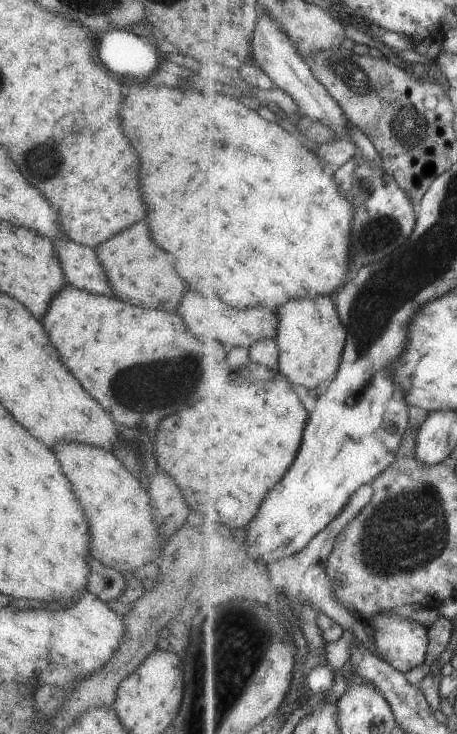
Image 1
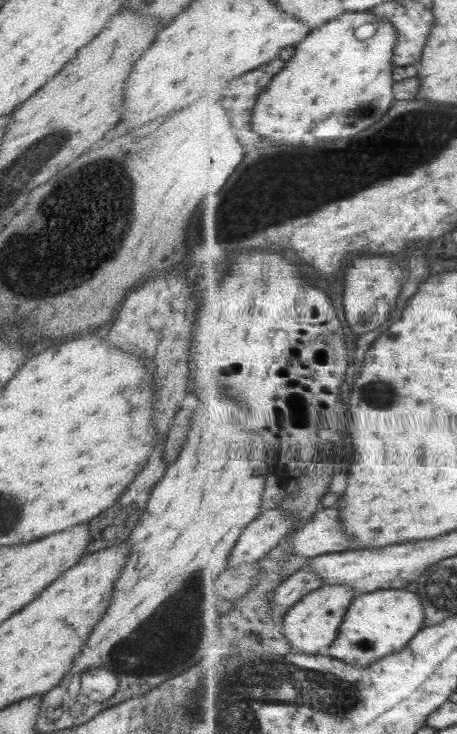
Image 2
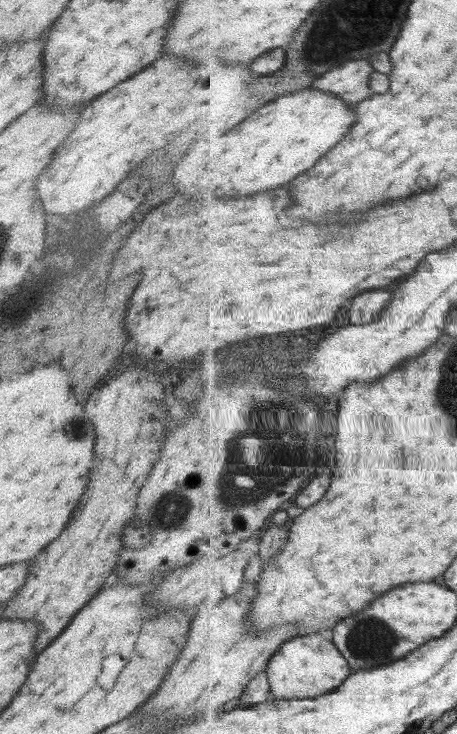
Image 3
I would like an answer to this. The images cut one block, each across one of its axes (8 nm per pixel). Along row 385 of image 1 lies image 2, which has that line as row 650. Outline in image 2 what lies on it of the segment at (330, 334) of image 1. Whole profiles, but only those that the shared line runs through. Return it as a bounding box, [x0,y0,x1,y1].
[283,586,357,654]

